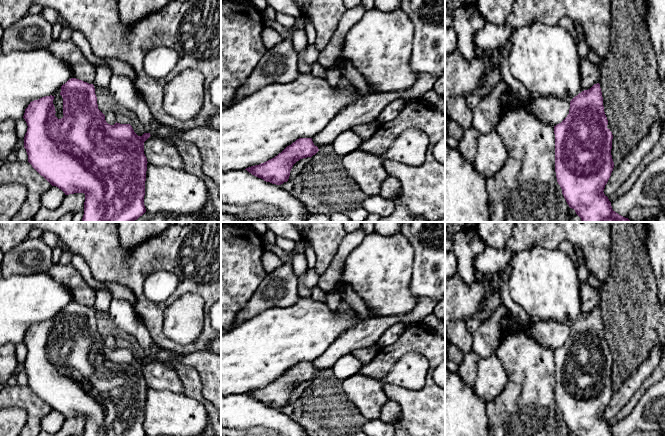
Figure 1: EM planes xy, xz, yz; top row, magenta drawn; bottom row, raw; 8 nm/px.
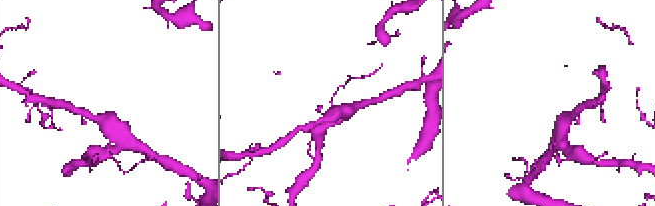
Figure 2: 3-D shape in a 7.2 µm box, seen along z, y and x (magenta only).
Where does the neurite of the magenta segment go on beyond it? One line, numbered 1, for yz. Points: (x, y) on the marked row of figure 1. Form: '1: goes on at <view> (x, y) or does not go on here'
1: does not go on here

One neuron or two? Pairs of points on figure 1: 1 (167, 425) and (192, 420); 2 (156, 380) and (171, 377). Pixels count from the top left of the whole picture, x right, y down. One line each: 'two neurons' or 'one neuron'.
1: one neuron
2: one neuron

